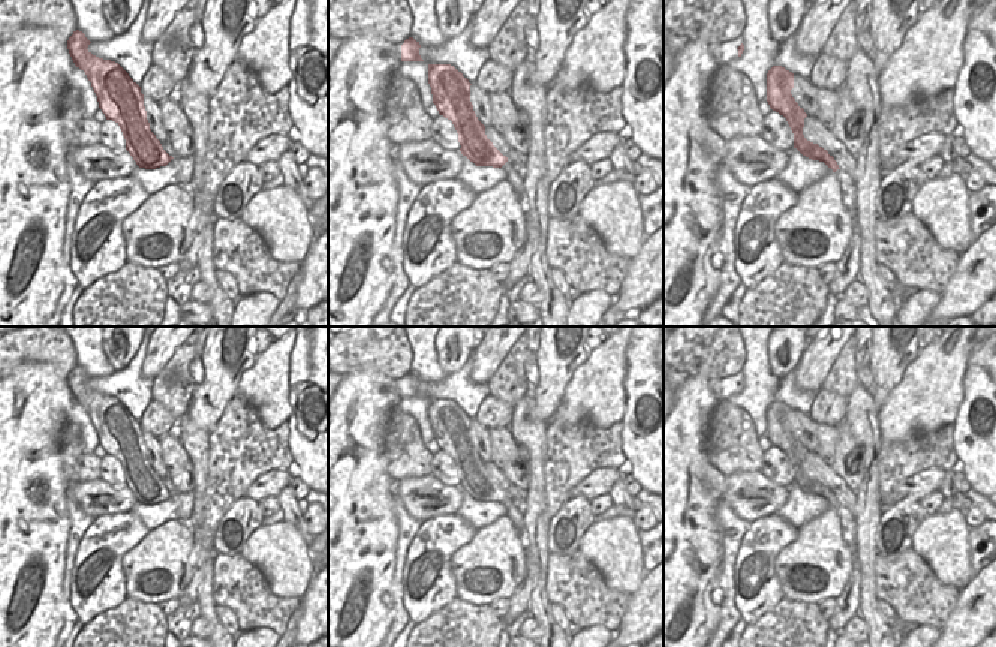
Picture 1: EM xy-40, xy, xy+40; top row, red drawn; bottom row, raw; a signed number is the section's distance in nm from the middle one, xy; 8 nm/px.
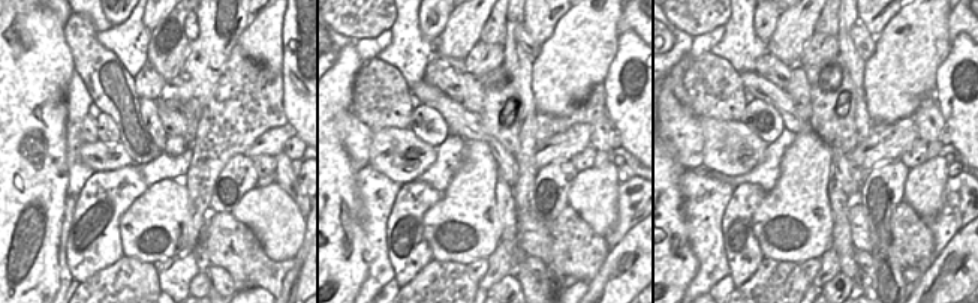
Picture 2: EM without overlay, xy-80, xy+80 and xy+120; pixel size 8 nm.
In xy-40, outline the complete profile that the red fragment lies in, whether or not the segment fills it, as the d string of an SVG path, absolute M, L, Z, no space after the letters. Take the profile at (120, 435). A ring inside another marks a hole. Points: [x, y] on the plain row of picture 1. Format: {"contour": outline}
{"contour": "M76 365L67 376L67 385L75 401L84 406L91 418L97 431L99 443L105 449L106 455L112 455L120 461L126 475L126 485L139 503L156 505L166 502L174 493L163 485L160 476L150 464L141 422L118 398L93 391L87 385L90 379L91 377L85 373L85 370Z"}

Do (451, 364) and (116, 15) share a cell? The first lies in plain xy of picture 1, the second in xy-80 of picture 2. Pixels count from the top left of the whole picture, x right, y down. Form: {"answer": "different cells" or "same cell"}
{"answer": "same cell"}

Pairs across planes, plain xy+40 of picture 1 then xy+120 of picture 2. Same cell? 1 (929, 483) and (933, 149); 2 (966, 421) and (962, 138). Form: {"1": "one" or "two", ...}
{"1": "two", "2": "one"}

